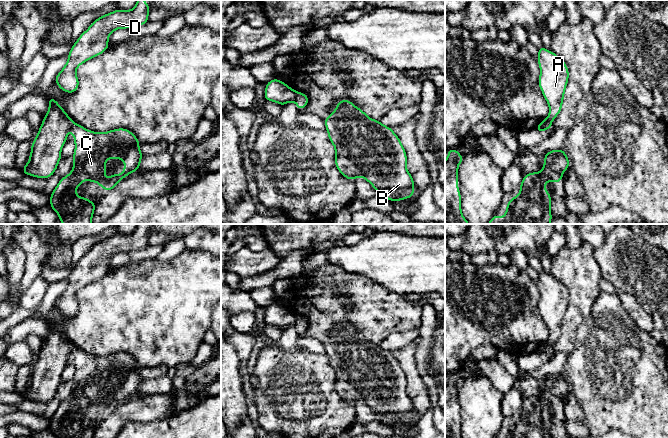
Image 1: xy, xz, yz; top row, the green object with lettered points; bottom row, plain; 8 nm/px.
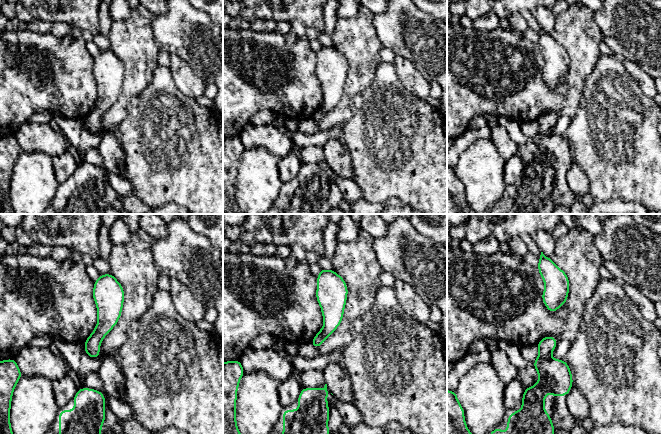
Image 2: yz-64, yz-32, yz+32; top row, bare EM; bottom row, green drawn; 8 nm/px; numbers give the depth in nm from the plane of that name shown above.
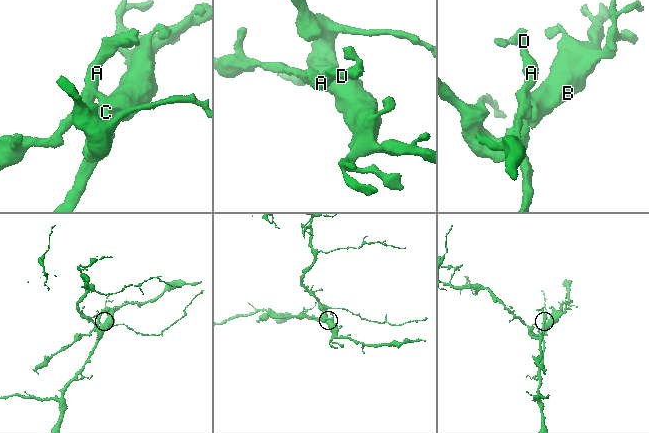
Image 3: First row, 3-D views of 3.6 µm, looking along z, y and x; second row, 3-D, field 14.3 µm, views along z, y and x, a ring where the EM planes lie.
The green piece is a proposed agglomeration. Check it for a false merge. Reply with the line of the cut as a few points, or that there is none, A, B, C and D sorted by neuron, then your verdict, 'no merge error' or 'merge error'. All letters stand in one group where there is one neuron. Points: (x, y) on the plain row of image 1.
yz (550, 345), (545, 345), (537, 352) | A D / B C | merge error

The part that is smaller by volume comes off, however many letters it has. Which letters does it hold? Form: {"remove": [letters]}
{"remove": ["A", "D"]}

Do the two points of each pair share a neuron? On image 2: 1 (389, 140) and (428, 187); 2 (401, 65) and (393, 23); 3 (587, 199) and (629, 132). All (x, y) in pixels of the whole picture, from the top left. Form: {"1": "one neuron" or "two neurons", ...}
{"1": "one neuron", "2": "two neurons", "3": "two neurons"}

